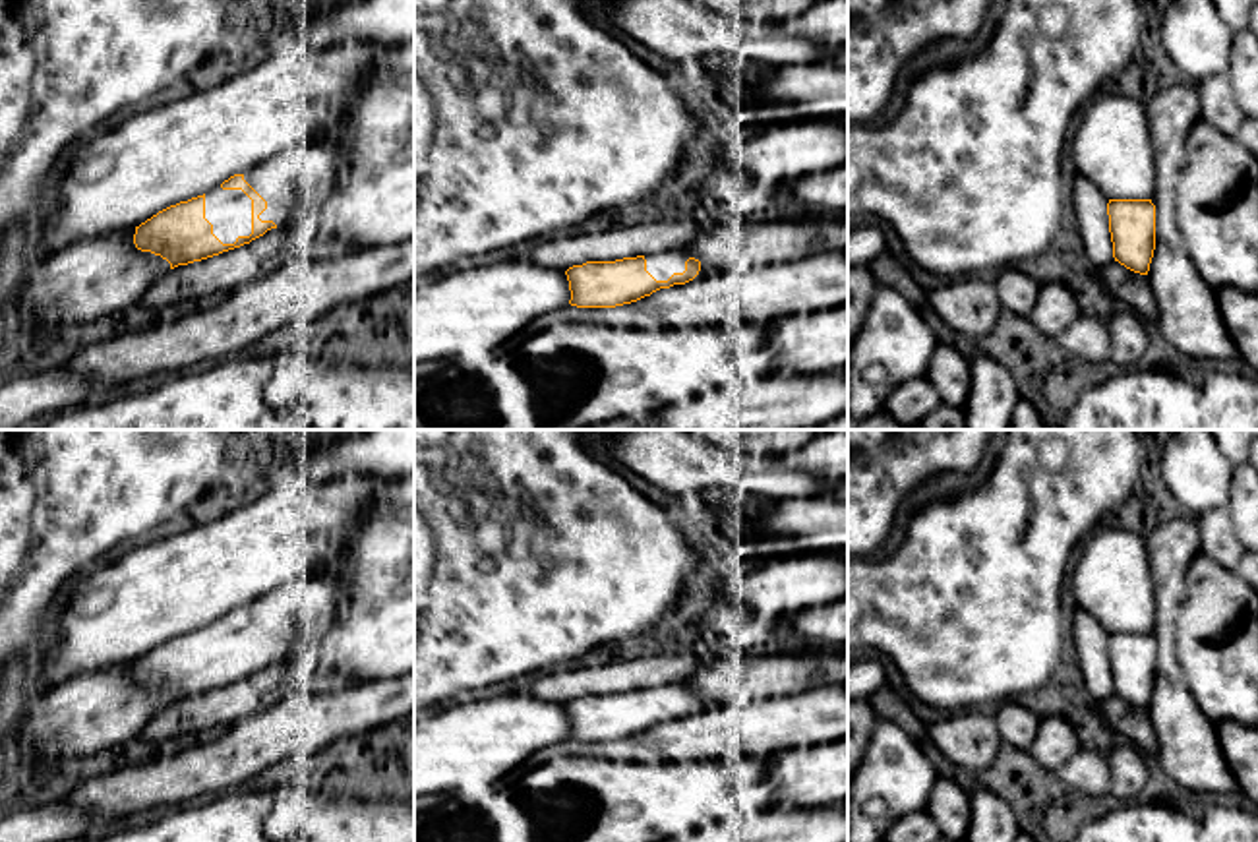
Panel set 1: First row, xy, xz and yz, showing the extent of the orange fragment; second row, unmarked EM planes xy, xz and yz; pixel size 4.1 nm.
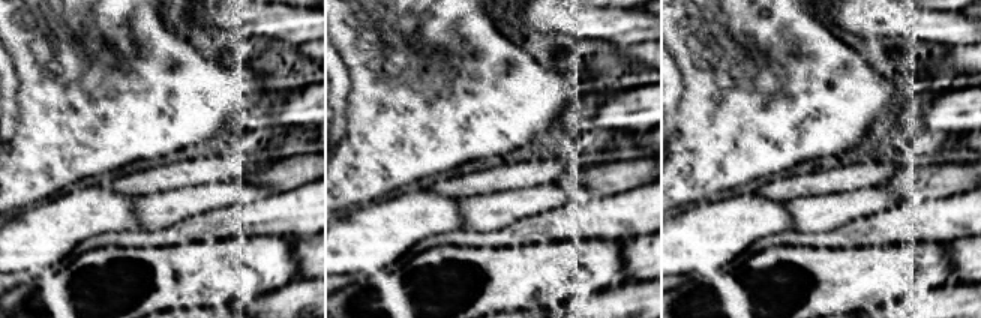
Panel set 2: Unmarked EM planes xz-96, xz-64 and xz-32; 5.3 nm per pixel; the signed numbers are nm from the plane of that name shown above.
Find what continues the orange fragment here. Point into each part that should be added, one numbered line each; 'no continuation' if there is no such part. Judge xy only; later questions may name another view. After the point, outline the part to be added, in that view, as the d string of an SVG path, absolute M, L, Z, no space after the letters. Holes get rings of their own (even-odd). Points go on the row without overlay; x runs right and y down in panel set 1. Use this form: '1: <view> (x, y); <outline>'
1: xy (229, 645); M217 619L205 627L205 652L223 677L234 677L252 668L252 633L242 623Z

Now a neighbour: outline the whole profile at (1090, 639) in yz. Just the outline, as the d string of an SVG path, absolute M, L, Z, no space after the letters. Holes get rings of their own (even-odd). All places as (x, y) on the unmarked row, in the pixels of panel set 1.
M1084 608L1074 610L1074 648L1078 654L1078 668L1090 695L1103 703L1113 691L1113 676L1109 666L1109 633Z

